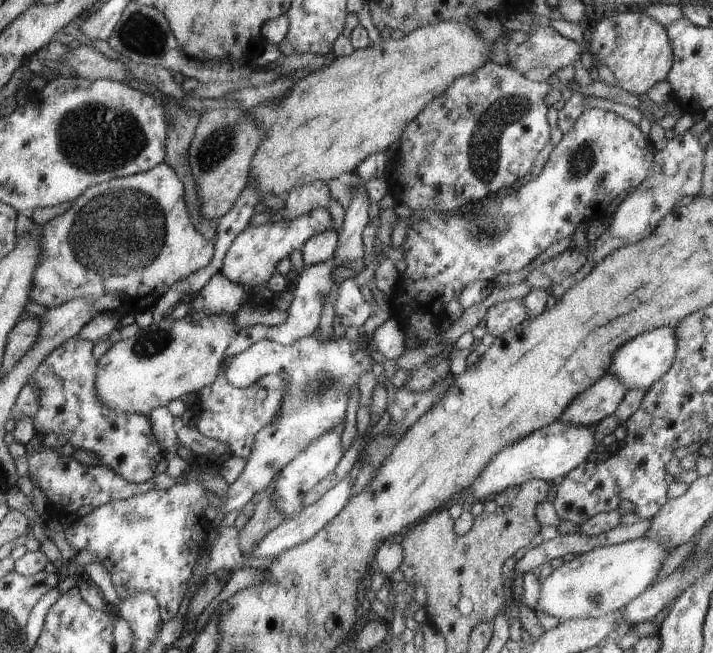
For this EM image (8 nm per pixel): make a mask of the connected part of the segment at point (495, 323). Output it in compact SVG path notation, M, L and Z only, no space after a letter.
M511 299L490 306L486 314L486 330L496 337L503 335L527 320L527 307L522 299Z

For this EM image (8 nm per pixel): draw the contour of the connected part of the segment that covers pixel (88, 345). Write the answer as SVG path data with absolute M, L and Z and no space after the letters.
M78 337L66 340L49 356L41 360L32 372L28 384L34 387L38 394L39 409L33 417L35 433L44 435L58 434L63 436L76 450L88 450L98 457L99 465L108 466L121 478L130 483L144 483L154 476L156 464L162 459L161 446L153 434L149 418L135 413L116 411L108 407L97 393L97 378L99 362L94 358L95 343L81 340Z

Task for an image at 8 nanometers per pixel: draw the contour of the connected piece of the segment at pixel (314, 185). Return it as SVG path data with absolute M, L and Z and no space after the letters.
M313 181L296 187L284 199L284 219L296 219L317 207L329 209L331 195L326 183Z

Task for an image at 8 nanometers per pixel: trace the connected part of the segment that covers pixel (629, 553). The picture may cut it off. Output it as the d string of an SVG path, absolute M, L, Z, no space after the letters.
M641 537L632 541L599 547L576 556L574 560L565 562L554 570L550 576L541 581L541 594L535 611L544 611L560 621L599 618L606 614L621 610L631 601L643 594L656 580L671 550L658 538Z

